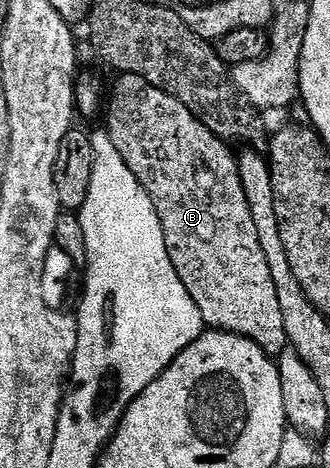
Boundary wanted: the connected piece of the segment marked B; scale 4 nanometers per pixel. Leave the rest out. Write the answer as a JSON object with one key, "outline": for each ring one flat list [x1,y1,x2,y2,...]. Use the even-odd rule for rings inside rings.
{"outline":[[135,74,118,75,113,93,108,93,109,117,104,127,109,133,115,150,123,154,123,162,139,178,143,190,151,198,163,226,167,242,167,254,175,274,187,286,187,294,199,306,199,314,210,329,234,332,253,340,265,353,274,358,290,347,287,330,283,326,283,310,279,310,279,298,275,294,275,282,271,282,271,270,267,266,267,254,259,246,259,233,251,218,251,206,247,206,247,194,243,194,243,182,239,178,237,156,228,143,221,140,191,114,171,94,151,86,146,79]]}

